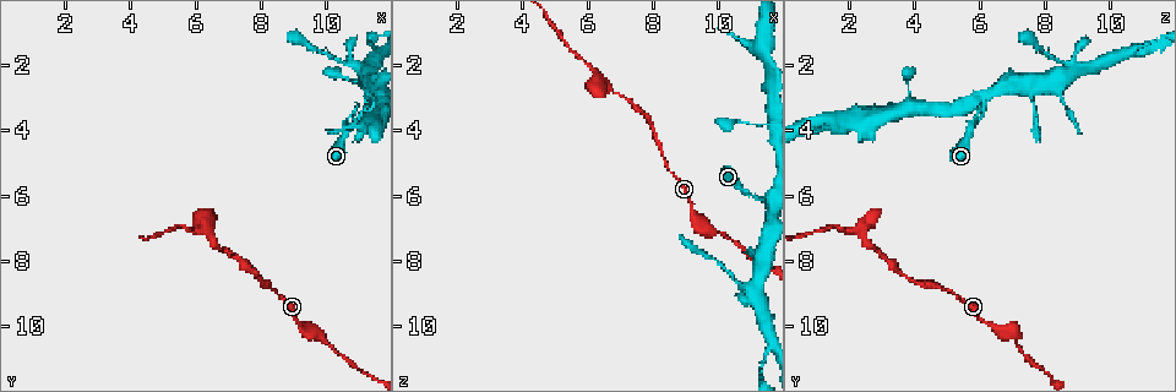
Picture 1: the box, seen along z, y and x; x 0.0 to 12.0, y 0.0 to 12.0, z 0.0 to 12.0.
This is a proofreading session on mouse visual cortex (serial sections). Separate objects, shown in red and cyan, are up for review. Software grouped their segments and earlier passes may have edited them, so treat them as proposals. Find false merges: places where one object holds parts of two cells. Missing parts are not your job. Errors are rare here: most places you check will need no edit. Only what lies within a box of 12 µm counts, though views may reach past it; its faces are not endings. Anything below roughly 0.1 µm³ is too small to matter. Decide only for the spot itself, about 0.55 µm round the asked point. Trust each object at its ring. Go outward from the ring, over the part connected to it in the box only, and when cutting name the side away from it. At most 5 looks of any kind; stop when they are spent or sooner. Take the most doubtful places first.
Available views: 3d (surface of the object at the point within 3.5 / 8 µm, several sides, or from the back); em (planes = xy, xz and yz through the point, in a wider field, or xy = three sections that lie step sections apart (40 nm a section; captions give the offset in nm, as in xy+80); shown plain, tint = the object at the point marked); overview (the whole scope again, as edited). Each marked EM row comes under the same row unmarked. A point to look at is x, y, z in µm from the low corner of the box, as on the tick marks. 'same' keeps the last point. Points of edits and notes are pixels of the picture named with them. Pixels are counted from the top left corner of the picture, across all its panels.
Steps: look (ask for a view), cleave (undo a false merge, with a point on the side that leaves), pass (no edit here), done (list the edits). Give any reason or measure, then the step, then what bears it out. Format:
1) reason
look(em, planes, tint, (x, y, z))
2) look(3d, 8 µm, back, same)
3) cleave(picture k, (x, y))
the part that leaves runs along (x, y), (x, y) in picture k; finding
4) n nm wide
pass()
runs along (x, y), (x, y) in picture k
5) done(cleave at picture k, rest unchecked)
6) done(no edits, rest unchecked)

calibre changes
look(3d, 3.5 µm, (10.7, 3.9, 5.8))

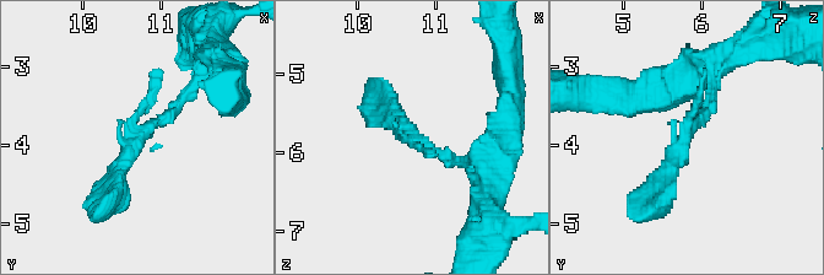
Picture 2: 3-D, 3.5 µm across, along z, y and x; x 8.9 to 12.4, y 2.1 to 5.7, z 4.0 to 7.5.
look(em, planes, tint, (10.75, 3.90, 5.80))

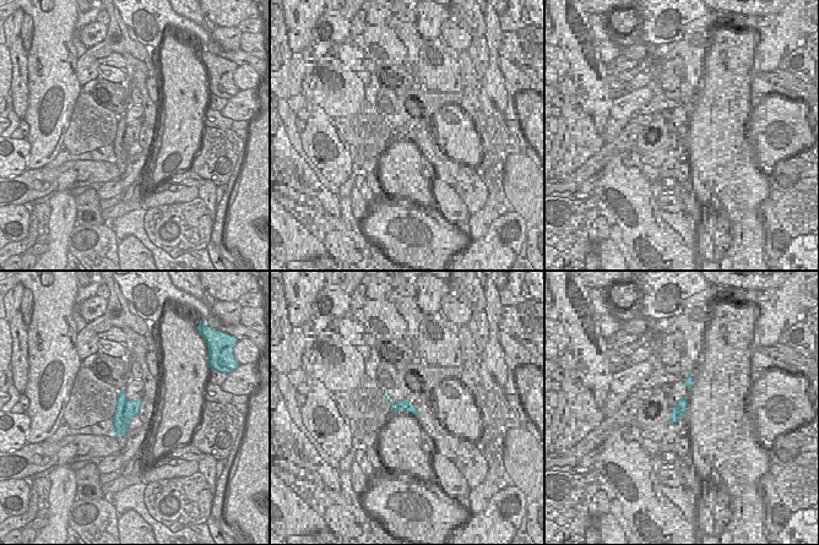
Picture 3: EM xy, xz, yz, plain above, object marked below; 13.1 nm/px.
pass()
all the same cell

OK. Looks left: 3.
branch point
look(3d, 3.5 µm, (6.4, 7.2, 2.4))

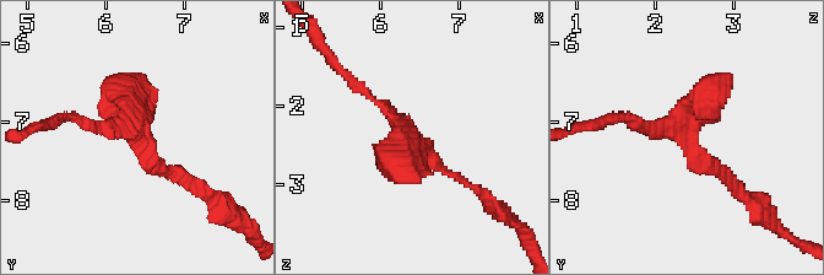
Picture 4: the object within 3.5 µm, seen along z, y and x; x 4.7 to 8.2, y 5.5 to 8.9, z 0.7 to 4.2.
shape alone is not enough
look(em, xy, step 1, tint, (6.50, 7.25, 2.40))

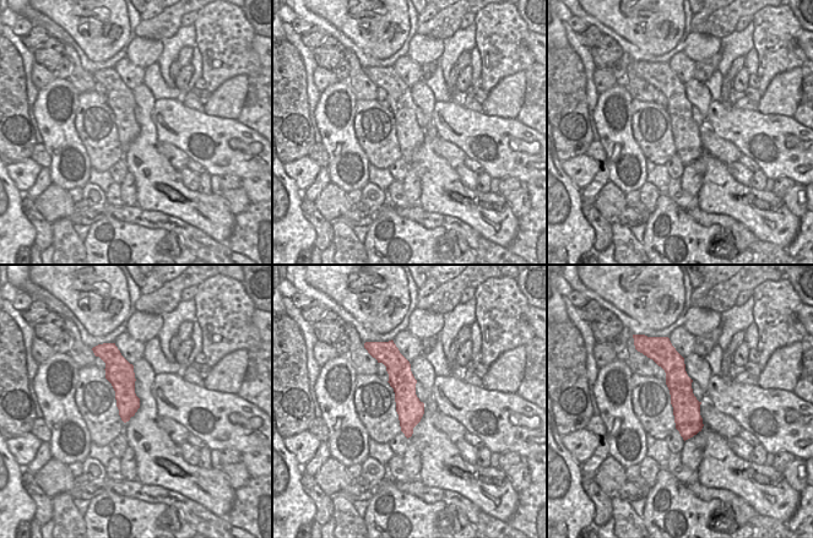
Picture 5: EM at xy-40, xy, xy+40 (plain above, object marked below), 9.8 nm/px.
pass()
runs along (190, 184), (145, 150), (126, 101), (141, 79) in picture 4; continuous, no second cell

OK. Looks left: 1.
done(no edits, rest unchecked)

